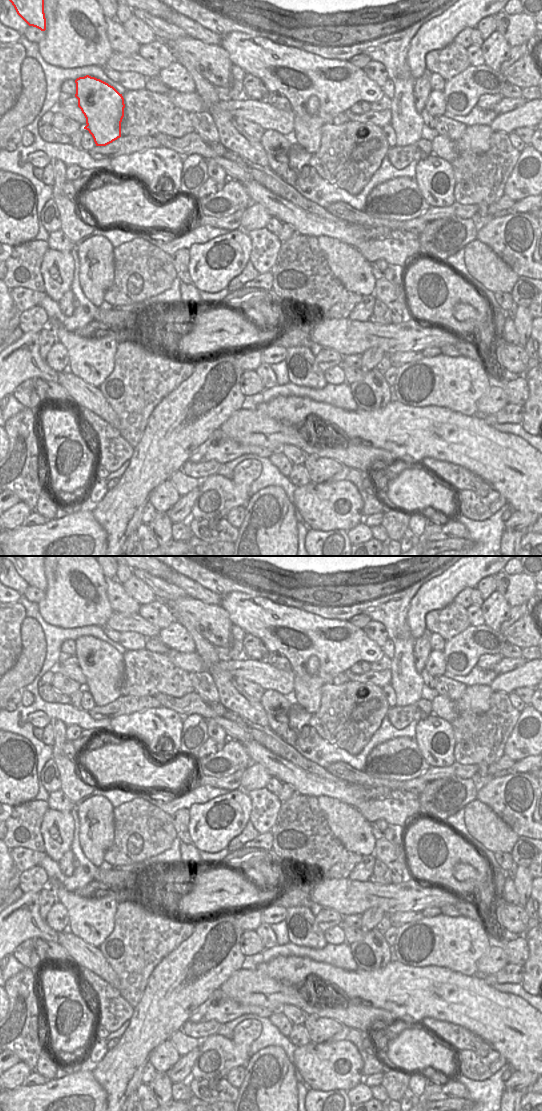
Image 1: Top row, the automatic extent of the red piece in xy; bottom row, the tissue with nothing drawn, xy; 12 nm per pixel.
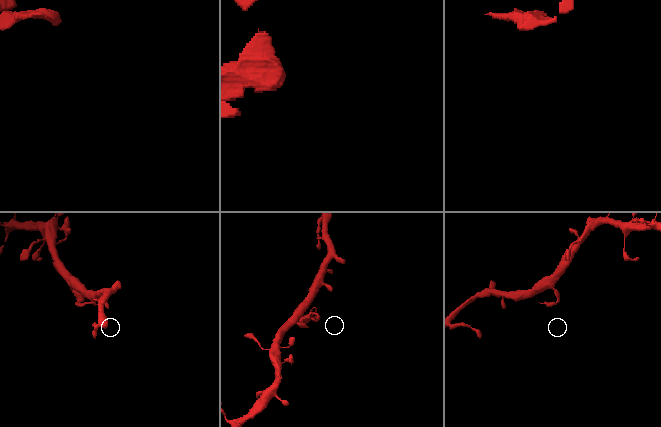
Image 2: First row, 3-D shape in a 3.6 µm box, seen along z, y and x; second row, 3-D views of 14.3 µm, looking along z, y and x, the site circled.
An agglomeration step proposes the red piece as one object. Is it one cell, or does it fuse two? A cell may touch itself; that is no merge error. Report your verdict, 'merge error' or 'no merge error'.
merge error

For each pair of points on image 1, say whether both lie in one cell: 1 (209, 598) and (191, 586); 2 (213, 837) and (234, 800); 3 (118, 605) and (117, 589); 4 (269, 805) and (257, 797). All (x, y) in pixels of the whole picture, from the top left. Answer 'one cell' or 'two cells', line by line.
1: one cell
2: one cell
3: one cell
4: one cell

